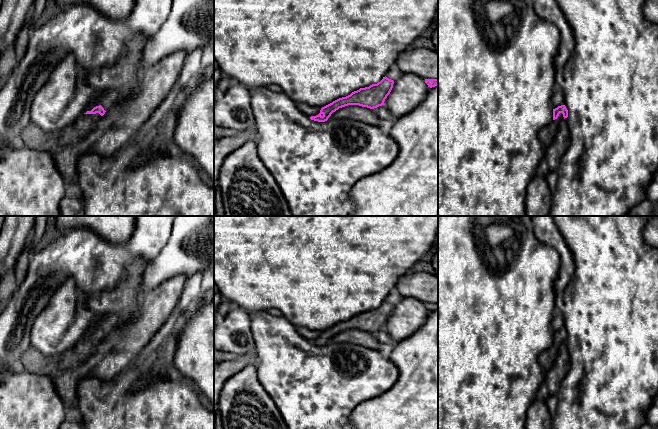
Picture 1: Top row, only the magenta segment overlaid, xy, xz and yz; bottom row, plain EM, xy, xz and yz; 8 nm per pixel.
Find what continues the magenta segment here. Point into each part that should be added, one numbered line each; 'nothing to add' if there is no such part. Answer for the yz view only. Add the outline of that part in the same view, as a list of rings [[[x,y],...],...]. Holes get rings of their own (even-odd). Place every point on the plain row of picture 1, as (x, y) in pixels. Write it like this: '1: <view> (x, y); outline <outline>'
1: yz (547, 358); outline [[[560,337],[557,343],[553,344],[550,348],[540,354],[539,362],[544,373],[548,372],[555,364],[559,347],[562,343],[564,343],[564,341],[563,338]]]

